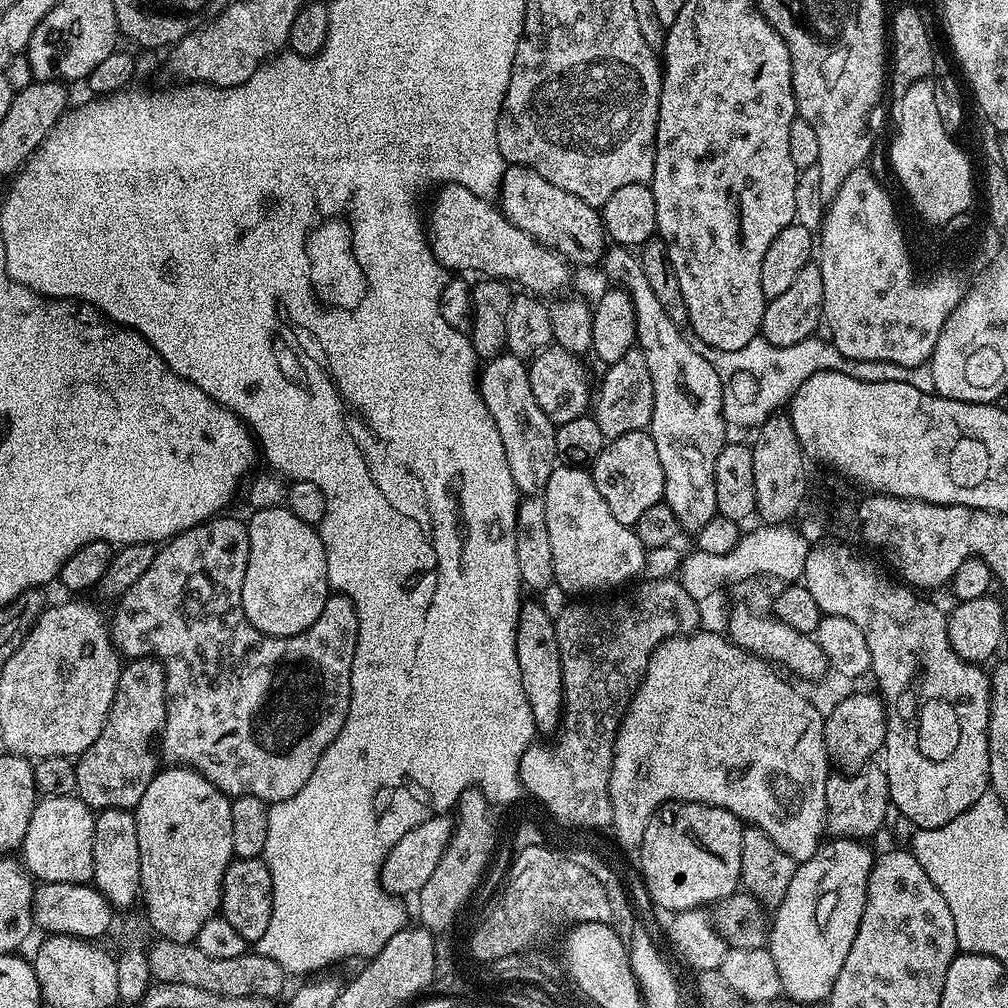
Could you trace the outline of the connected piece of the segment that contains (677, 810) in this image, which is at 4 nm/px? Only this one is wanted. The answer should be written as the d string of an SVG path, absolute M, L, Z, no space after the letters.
M683 802L663 804L650 818L638 849L649 898L668 914L675 914L712 906L732 895L741 887L744 830L742 821L725 808Z

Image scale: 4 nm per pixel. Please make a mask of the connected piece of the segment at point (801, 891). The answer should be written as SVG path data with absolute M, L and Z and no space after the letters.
M828 838L806 862L796 865L786 898L774 910L766 945L778 968L783 995L789 1001L821 1003L834 990L866 906L874 863L874 852L868 846L862 840Z

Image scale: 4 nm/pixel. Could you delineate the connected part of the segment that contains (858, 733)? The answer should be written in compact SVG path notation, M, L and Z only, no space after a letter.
M875 691L856 692L845 700L840 700L832 709L827 709L824 718L824 741L829 761L836 764L841 773L851 774L860 771L869 763L872 755L884 747L888 729L888 709Z

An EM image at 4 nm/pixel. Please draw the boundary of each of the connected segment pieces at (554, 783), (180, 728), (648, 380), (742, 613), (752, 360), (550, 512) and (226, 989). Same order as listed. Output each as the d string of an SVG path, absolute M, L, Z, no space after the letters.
M679 579L647 580L637 583L629 596L620 596L609 604L568 604L555 613L558 650L562 658L562 690L564 691L564 716L555 733L553 748L539 748L536 742L528 745L520 759L520 787L528 792L537 805L542 806L563 826L568 819L574 830L581 828L605 828L612 823L610 802L610 770L612 751L620 719L628 709L633 692L640 686L646 666L654 650L663 640L681 634L691 634L701 627L701 605L686 590Z
M220 514L215 518L194 526L185 532L179 532L171 540L167 541L157 551L154 562L150 562L150 570L126 590L120 599L115 601L116 613L110 616L110 631L112 643L116 645L116 651L124 658L137 656L155 656L162 662L166 674L166 722L164 730L158 741L158 752L161 757L168 759L172 766L183 766L200 772L218 790L222 790L225 796L235 798L237 796L253 796L271 806L282 802L286 798L294 798L302 786L314 774L322 754L338 738L342 726L346 722L346 714L350 710L350 674L354 666L354 650L358 638L358 614L352 600L339 594L329 595L326 606L314 622L305 632L299 632L297 636L268 636L265 632L259 632L246 618L242 606L242 582L244 581L244 568L248 565L248 525L243 519L235 520L229 514Z
M637 347L631 348L629 352L622 354L622 358L618 358L618 362L607 365L603 371L600 393L597 396L595 393L594 396L594 415L598 430L602 430L608 440L622 434L645 431L651 425L654 414L654 382L643 352Z
M744 604L738 605L728 620L728 639L739 648L745 648L760 659L767 660L769 664L779 666L785 673L793 672L804 680L820 680L824 675L829 675L828 659L826 654L822 654L822 646L818 646L815 638L786 626L778 619L765 616L751 612Z
M762 338L746 342L742 350L723 352L707 346L698 339L692 340L692 348L697 350L718 370L718 382L722 382L722 406L724 419L729 425L752 428L764 424L773 414L779 413L791 401L792 396L815 372L837 372L850 374L858 382L906 382L923 392L935 393L934 374L931 363L919 364L917 368L898 366L894 362L866 362L851 360L842 354L827 339L813 338L794 342L794 346L774 346Z
M580 466L554 467L542 499L546 506L546 530L550 530L550 550L554 553L552 578L557 589L604 592L627 580L635 581L643 573L646 551L639 535L610 514L606 498L594 486L591 471Z
M163 938L147 949L148 966L153 977L159 982L183 982L189 986L198 986L201 990L210 990L210 994L222 994L230 998L266 998L272 1000L284 988L286 973L278 962L266 958L255 950L246 950L238 958L210 958L202 954L195 943L183 944Z

